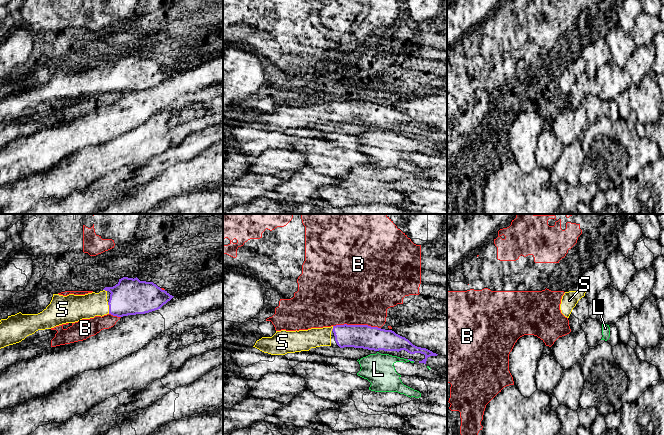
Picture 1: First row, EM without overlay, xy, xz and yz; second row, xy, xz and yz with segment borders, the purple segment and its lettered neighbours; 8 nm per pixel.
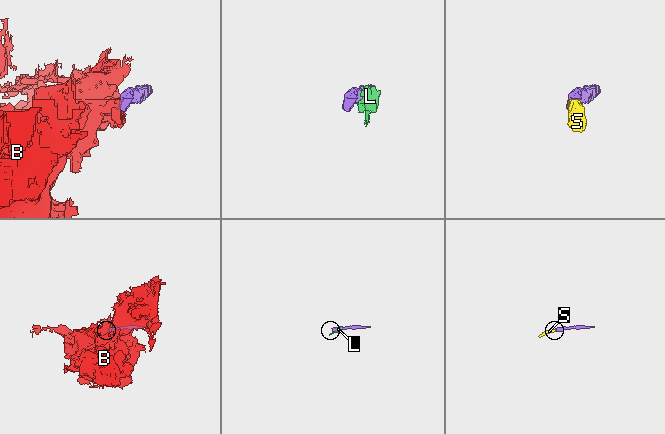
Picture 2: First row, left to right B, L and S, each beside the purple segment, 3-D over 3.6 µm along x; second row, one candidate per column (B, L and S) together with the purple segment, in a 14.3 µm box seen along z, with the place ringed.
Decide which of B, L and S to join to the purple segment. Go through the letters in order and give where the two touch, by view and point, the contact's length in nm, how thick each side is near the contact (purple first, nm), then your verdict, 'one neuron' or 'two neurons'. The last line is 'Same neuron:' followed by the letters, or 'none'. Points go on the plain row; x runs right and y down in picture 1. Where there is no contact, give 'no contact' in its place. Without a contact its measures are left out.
B: xz (357, 101) | 380 nm | 190/500 nm | two neurons
L: xz (411, 136) | 70 nm | 20/200 nm | two neurons
S: xy (109, 84) | 100 nm | 300/200 nm | one neuron
Same neuron: S

